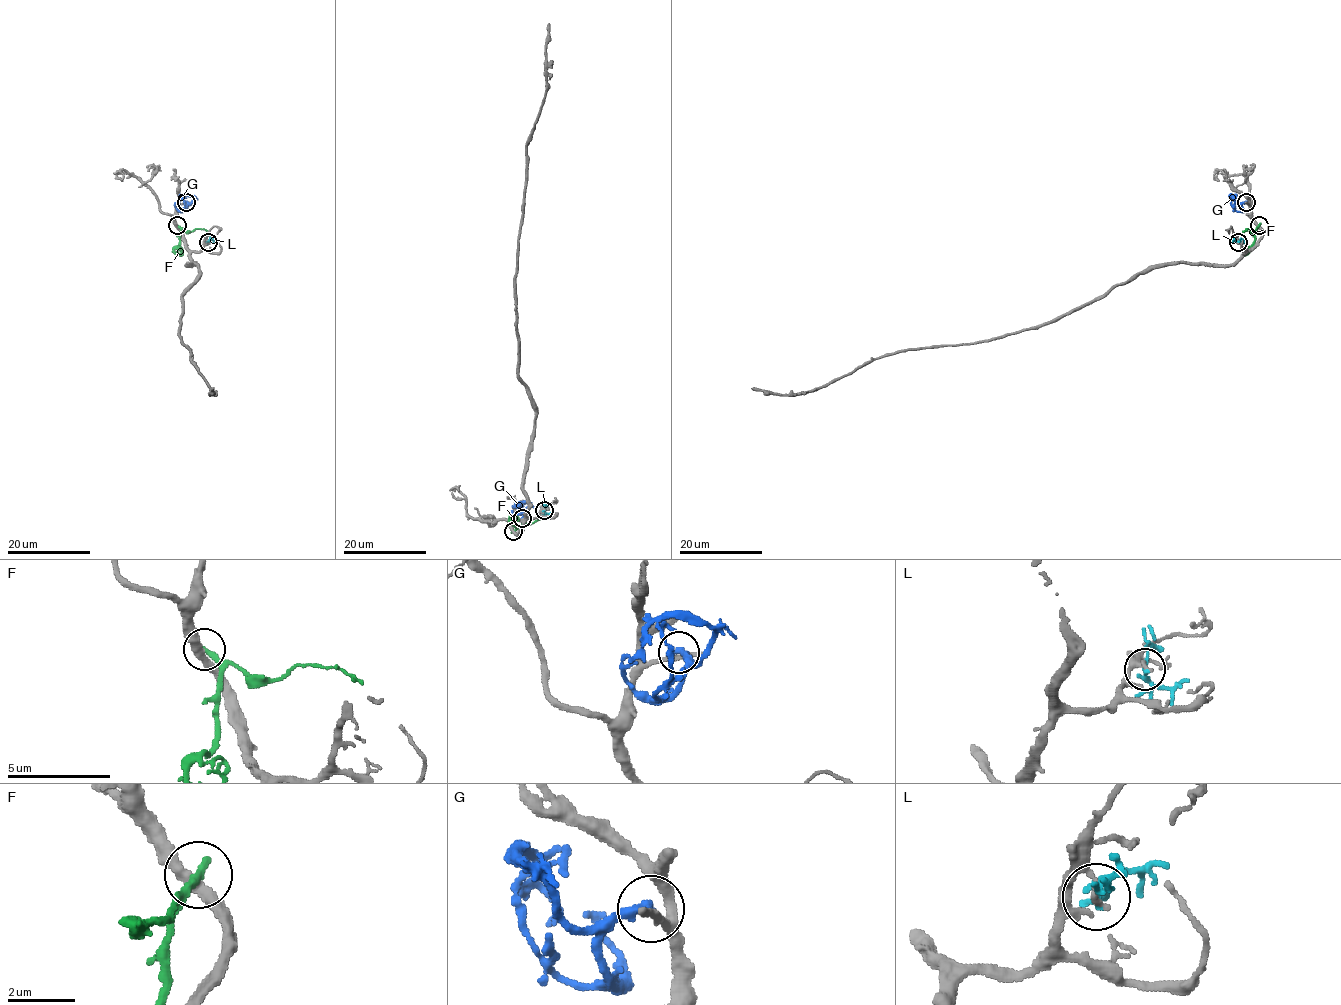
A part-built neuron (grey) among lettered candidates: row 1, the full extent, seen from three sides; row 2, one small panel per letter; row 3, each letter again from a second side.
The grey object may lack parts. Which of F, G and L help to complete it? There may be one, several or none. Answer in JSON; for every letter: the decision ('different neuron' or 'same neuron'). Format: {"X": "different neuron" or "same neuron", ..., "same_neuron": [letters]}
{"F": "different neuron", "G": "different neuron", "L": "different neuron", "same_neuron": []}

